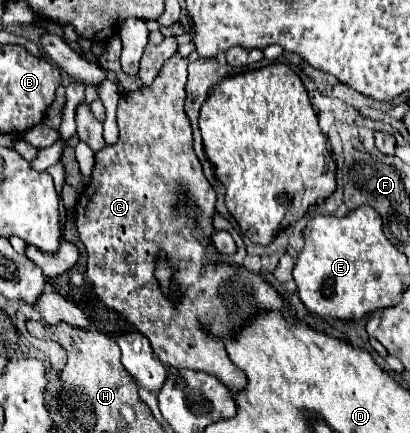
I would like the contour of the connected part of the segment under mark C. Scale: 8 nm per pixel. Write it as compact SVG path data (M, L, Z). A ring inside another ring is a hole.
M173 54L159 70L157 78L153 80L153 84L149 86L141 86L139 90L135 92L127 92L121 96L119 100L119 106L117 106L117 124L119 124L119 140L117 144L109 146L109 148L103 148L97 152L97 164L95 164L95 170L93 170L93 178L91 178L91 184L81 192L79 196L79 202L75 206L77 210L77 232L79 232L79 240L85 244L85 250L87 250L87 276L89 280L93 282L93 288L97 292L97 296L113 310L121 312L143 336L147 336L147 340L151 342L151 348L155 352L155 356L165 364L165 366L175 366L175 368L189 368L189 370L203 370L211 376L215 376L217 380L221 380L221 384L227 384L227 388L239 392L245 384L245 378L243 374L229 362L229 356L223 348L223 336L233 336L239 326L243 324L243 320L247 320L249 316L253 316L257 310L275 310L275 308L281 308L285 318L287 320L293 320L293 312L289 310L289 306L285 304L285 300L275 292L273 286L269 286L261 276L253 274L253 272L237 272L233 270L233 266L229 264L213 264L213 256L217 254L217 250L211 246L209 242L209 236L213 234L213 226L211 226L211 218L215 214L215 192L211 188L211 184L207 182L205 174L203 174L203 168L201 168L201 162L193 150L193 136L191 136L191 124L185 116L185 110L183 110L183 102L185 102L185 82L187 82L187 58L179 56L179 54ZM157 250L165 250L169 256L177 256L177 280L181 282L181 292L183 296L179 298L179 306L175 308L169 300L169 296L163 296L153 272L155 272L155 252Z

